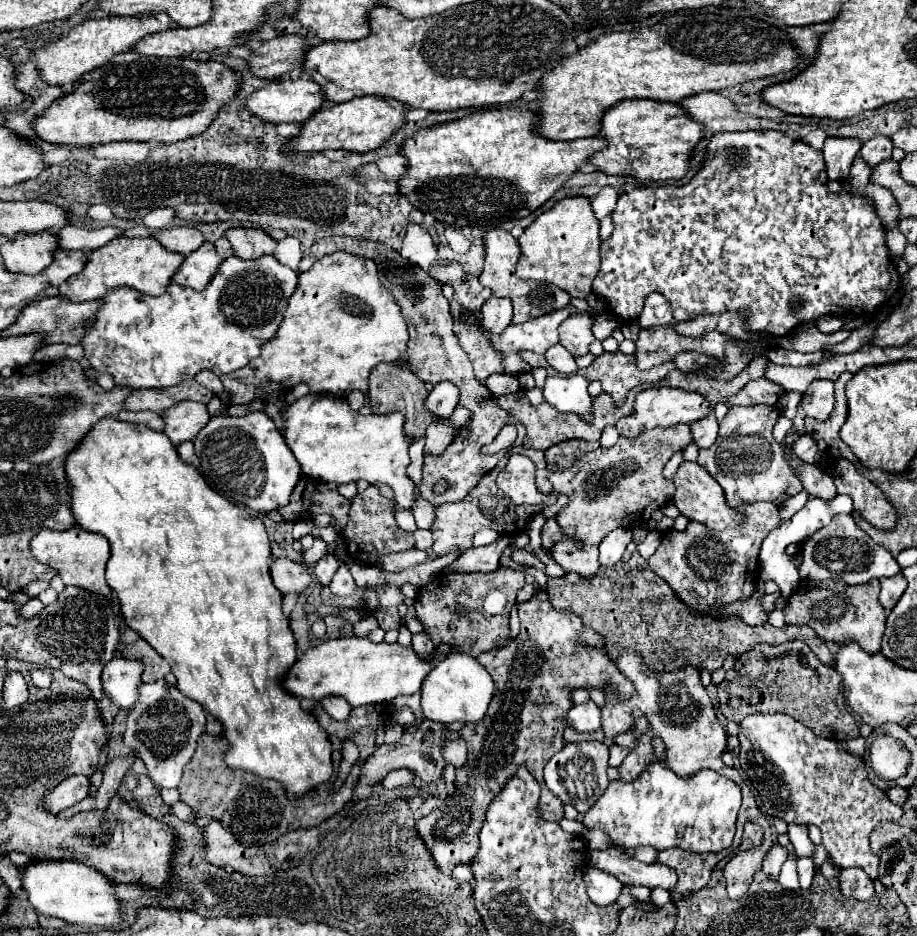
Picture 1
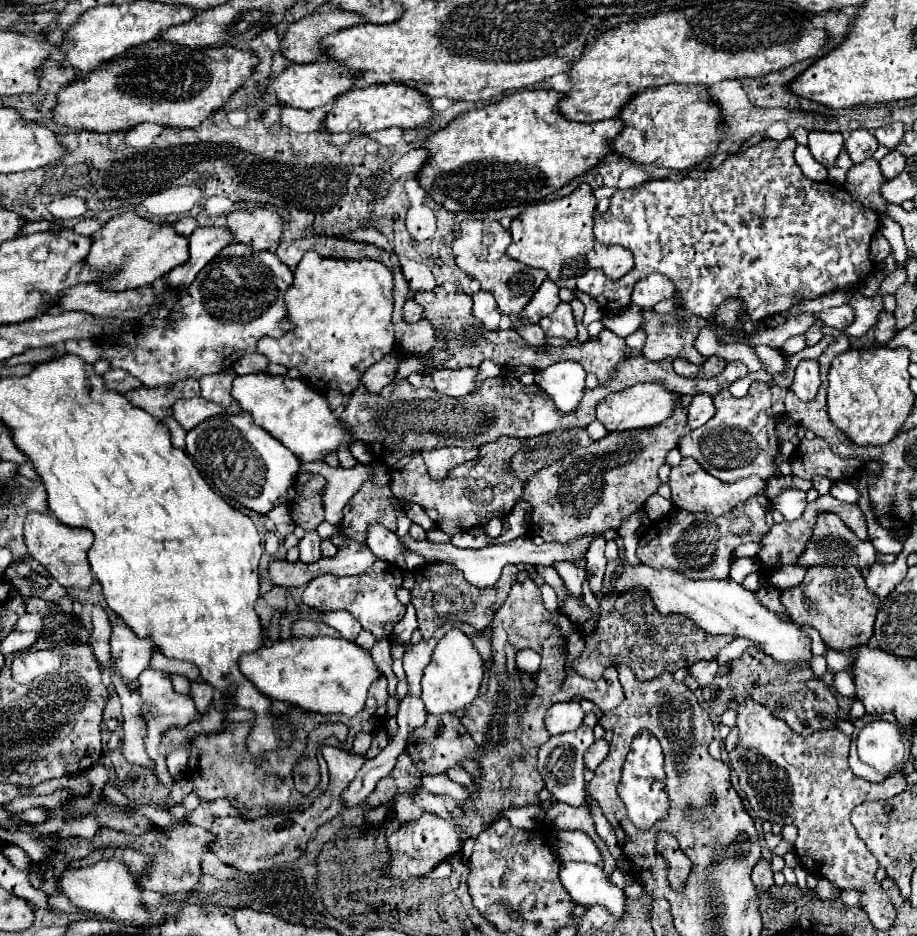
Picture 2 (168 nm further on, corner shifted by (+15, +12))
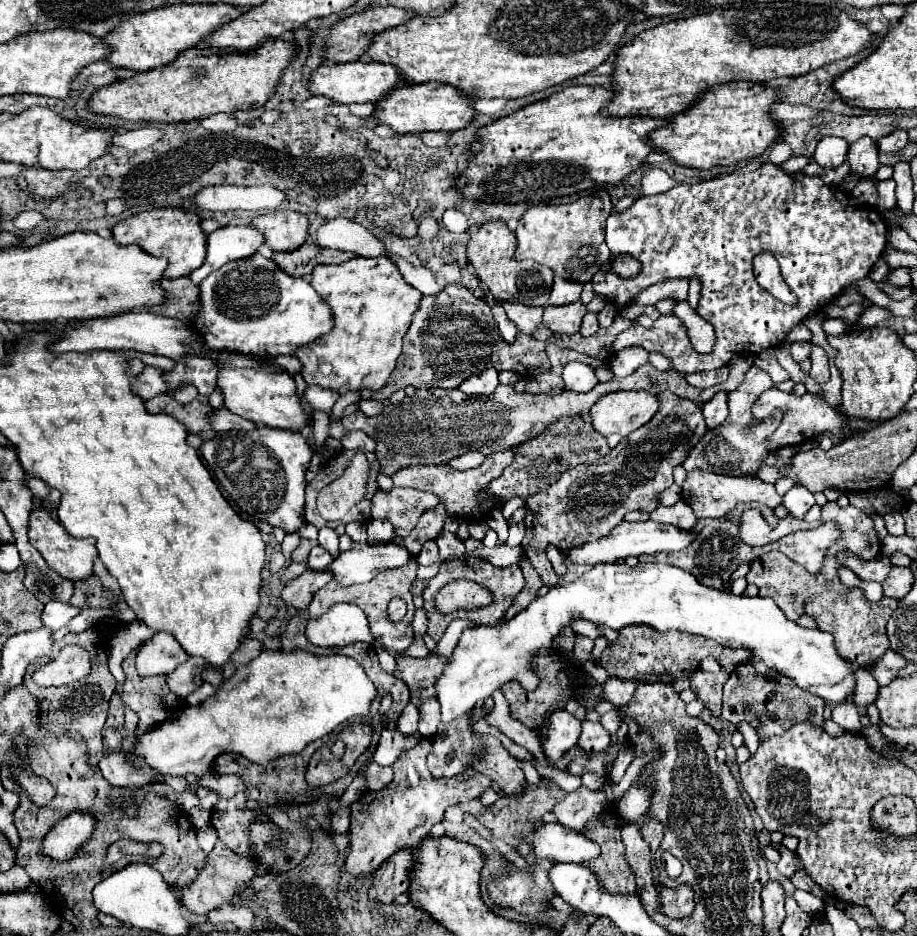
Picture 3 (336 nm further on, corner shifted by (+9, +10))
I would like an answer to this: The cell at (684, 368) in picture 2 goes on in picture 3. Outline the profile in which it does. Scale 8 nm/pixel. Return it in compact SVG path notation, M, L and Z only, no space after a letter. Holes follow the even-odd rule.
M728 366L708 372L684 374L684 378L688 380L688 384L698 386L698 388L710 388L710 386L714 386L714 384L720 384L720 382L726 380L726 376L728 376Z

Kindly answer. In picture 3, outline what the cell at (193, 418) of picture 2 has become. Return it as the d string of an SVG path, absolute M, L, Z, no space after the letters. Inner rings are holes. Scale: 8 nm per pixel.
M220 408L220 410L212 410L210 414L210 424L216 432L222 432L222 430L252 430L256 428L254 422L242 418L242 416L236 416L236 414L230 414L230 410L226 408Z

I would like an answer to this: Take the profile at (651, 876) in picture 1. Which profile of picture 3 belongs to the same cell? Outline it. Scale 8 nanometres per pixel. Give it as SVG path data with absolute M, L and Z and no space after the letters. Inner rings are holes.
M540 824L534 830L534 854L538 858L552 858L556 862L590 864L598 858L600 846L584 834L564 828L562 824Z

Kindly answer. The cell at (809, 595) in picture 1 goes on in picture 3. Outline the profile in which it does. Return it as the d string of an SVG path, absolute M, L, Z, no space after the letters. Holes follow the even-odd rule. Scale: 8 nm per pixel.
M824 586L814 598L806 600L806 614L810 614L818 628L824 632L830 632L834 636L834 646L842 658L862 666L870 668L886 650L888 650L888 636L886 636L886 622L890 614L896 610L898 600L894 598L882 598L878 602L866 600L860 588L852 588L846 594L838 594L832 586Z

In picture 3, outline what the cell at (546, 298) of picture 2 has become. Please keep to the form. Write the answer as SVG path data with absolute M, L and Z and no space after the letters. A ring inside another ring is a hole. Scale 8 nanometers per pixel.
M554 278L554 286L552 286L552 294L548 298L548 306L566 306L566 304L578 302L580 292L582 292L582 284L568 282L564 278Z

